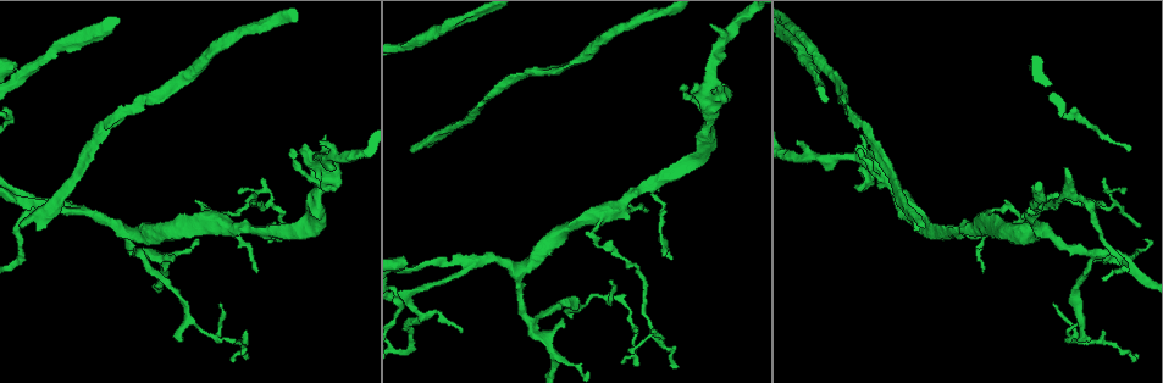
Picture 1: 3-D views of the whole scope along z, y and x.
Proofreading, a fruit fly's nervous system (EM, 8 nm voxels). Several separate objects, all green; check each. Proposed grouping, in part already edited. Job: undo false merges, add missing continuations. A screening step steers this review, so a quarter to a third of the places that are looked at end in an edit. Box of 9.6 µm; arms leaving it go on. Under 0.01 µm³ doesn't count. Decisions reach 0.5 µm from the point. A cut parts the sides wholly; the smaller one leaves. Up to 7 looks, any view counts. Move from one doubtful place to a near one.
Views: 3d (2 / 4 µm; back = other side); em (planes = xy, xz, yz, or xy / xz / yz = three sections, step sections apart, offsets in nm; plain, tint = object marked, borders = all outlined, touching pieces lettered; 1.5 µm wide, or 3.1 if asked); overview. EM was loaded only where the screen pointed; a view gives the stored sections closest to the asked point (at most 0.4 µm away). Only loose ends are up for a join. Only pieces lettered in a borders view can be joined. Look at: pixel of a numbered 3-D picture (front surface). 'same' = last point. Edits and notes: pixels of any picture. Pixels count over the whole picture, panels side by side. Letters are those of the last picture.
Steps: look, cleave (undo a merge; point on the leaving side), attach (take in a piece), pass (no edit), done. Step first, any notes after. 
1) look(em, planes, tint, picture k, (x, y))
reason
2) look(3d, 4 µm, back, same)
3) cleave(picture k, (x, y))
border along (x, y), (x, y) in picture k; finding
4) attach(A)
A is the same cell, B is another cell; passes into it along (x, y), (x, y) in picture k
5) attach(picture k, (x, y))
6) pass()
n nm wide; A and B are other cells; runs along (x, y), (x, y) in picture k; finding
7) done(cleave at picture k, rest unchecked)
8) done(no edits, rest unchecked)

look(em, xz, step 4, tint, picture 1, (412, 153))
thin end

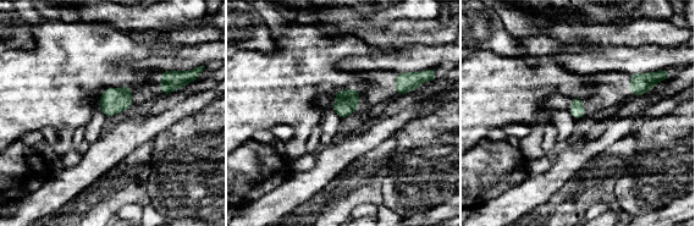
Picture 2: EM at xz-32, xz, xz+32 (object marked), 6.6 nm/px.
look(em, yz, step 4, tint, same)

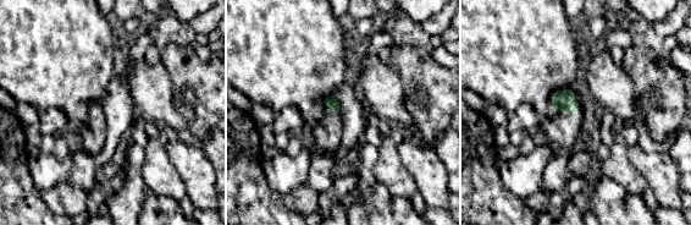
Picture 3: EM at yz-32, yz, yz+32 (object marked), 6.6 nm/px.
look(em, yz, step 4, borders, same)

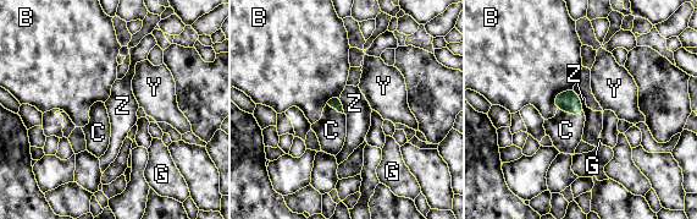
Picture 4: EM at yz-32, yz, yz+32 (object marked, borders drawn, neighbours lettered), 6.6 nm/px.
attach(C)
C is the same cell, B, G, Y and Z are other cells; passes into it along (569, 102), (570, 113), (565, 130) in picture 4; the neuron continues

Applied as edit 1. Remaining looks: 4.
look(em, planes, borders, picture 1, (1103, 204))
tapers out

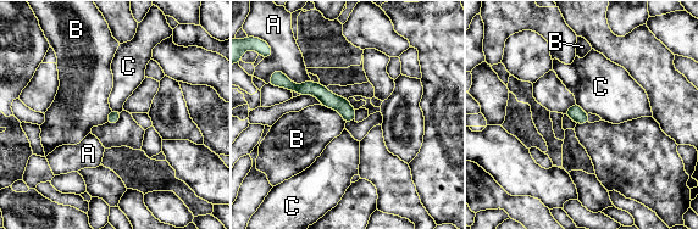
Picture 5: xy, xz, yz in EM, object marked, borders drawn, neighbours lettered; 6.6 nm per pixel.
pass()
A, B and C are other cells; border along (323, 105), (334, 109), (345, 122) in picture 5; none of them fits

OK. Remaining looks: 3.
look(3d, 2 µm, picture 1, (959, 232))
two arms in line, one across

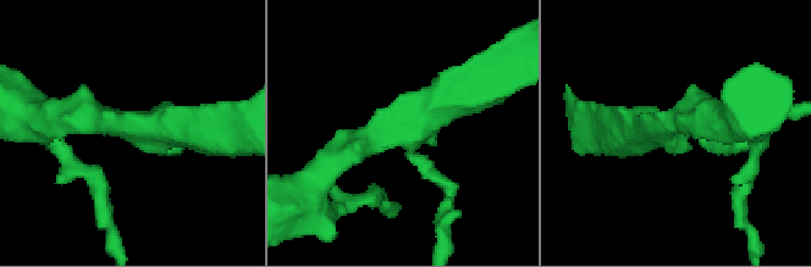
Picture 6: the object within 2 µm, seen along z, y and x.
look(em, yz, step 4, tint, picture 6, (399, 126))
shape alone is not enough

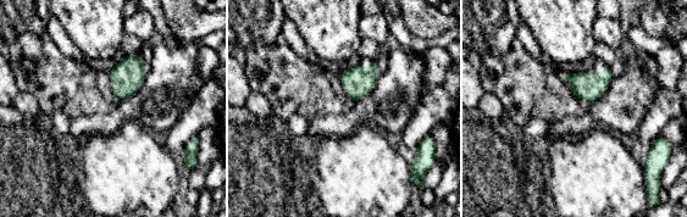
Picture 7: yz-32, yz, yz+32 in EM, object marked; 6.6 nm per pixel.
look(em, planes, borders, same)
another direction

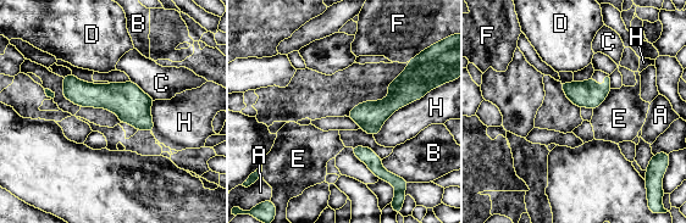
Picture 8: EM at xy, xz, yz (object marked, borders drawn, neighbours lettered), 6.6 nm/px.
pass()
120 nm wide; A, B, C, D, E, F and H are other cells; border along (612, 89), (593, 110) in picture 8; all the same neuron

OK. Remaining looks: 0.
done(attach at picture 4, rest unchecked)

